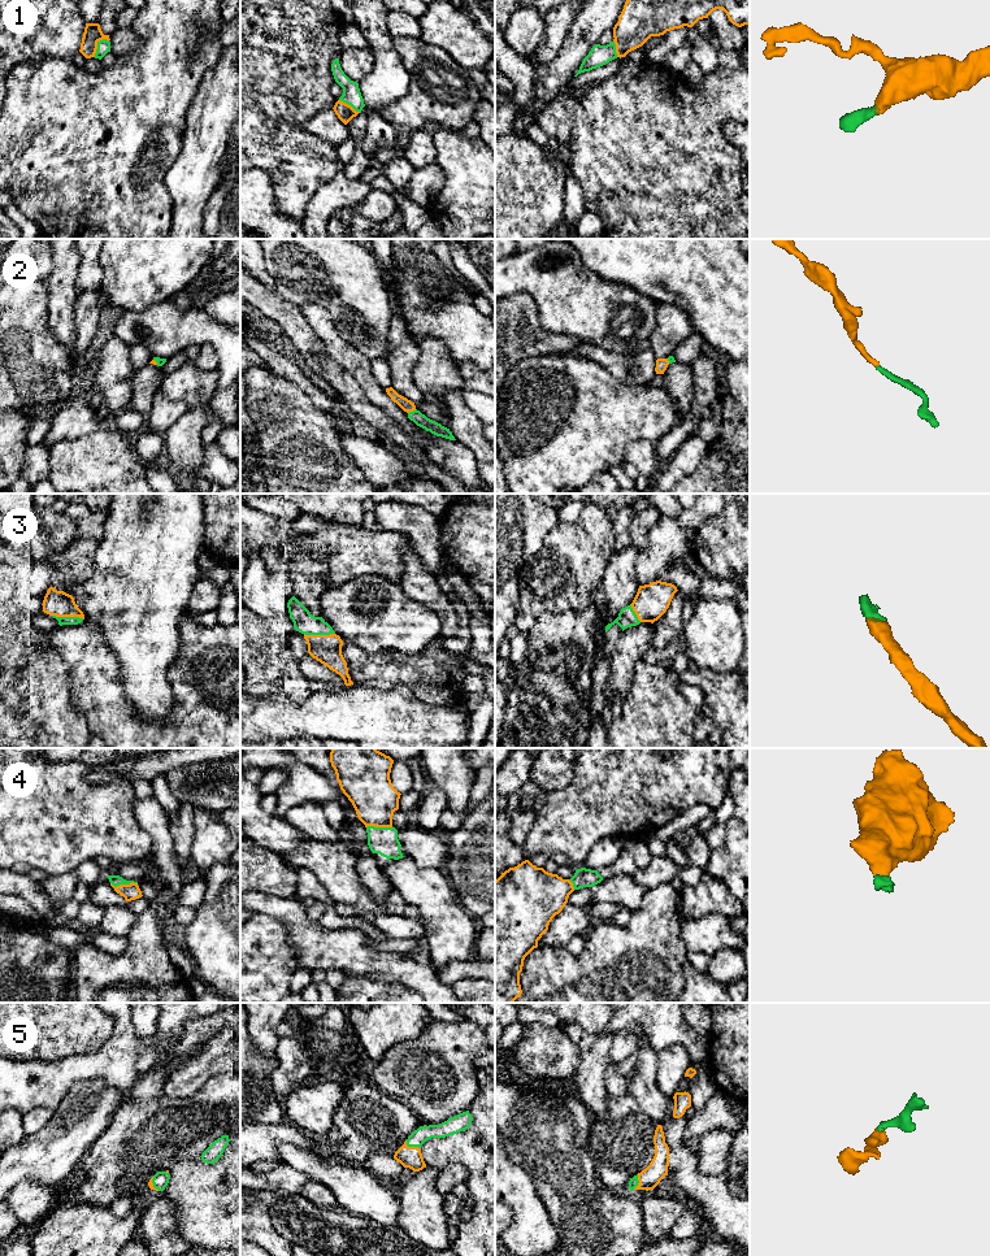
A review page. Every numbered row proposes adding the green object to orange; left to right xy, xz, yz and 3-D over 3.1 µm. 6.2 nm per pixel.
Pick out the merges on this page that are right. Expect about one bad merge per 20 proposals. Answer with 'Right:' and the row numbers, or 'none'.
Right: 1, 2, 3, 4, 5

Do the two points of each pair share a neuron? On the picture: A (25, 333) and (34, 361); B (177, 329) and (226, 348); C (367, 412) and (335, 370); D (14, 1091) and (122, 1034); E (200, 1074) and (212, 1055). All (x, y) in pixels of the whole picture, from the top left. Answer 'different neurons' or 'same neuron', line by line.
A: same neuron
B: same neuron
C: same neuron
D: same neuron
E: same neuron

